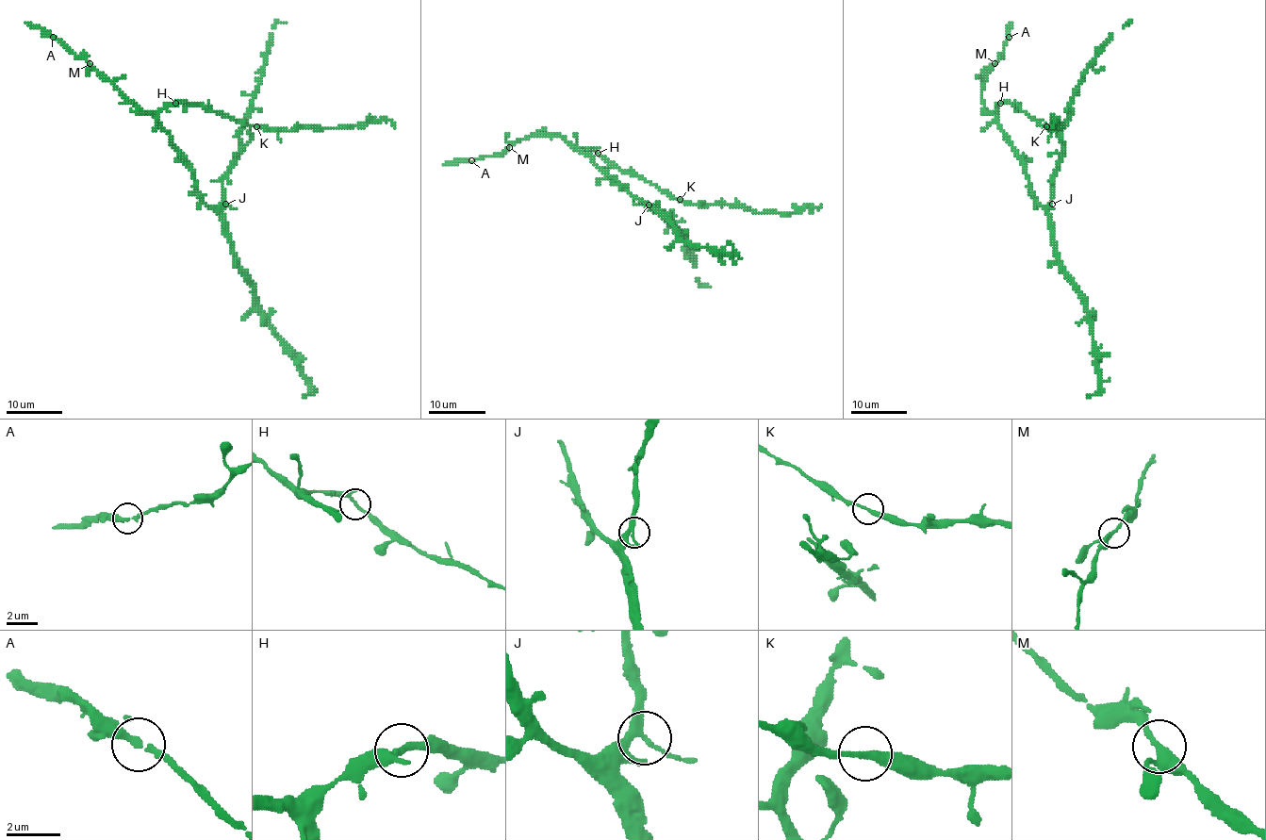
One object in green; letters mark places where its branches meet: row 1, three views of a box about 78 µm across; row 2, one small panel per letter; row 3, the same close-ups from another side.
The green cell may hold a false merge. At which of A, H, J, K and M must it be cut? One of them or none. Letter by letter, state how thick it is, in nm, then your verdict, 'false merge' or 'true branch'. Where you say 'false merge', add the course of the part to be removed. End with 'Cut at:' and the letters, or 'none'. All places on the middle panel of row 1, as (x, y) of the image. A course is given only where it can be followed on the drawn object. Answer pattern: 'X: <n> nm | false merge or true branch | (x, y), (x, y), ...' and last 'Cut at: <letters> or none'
A: 240 nm | true branch
H: 200 nm | true branch
J: 220 nm | true branch
K: 240 nm | true branch
M: 200 nm | true branch
Cut at: none

